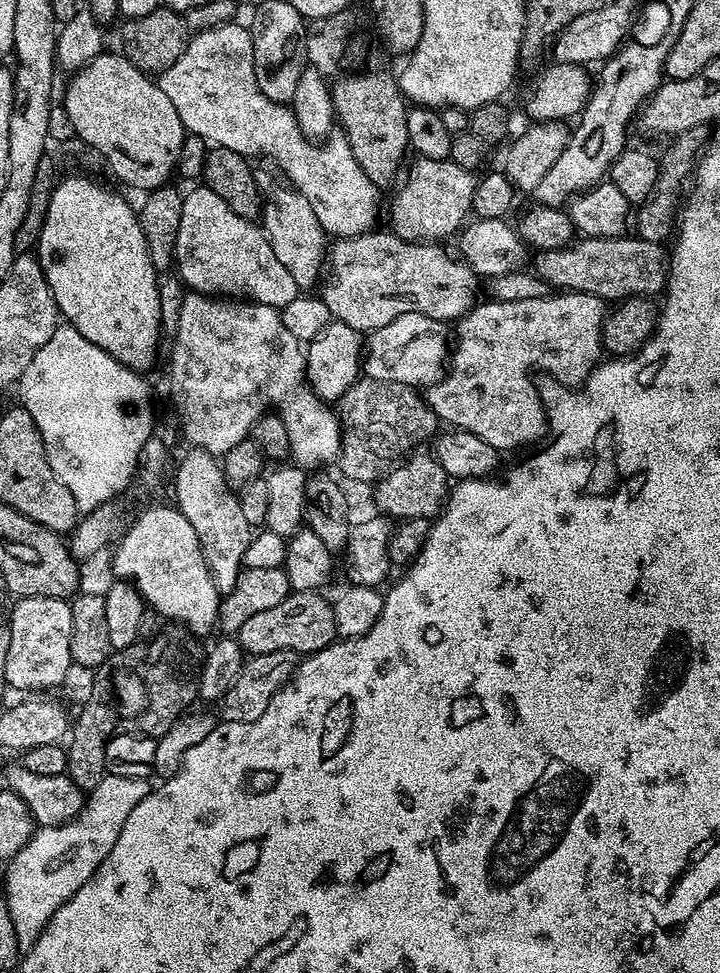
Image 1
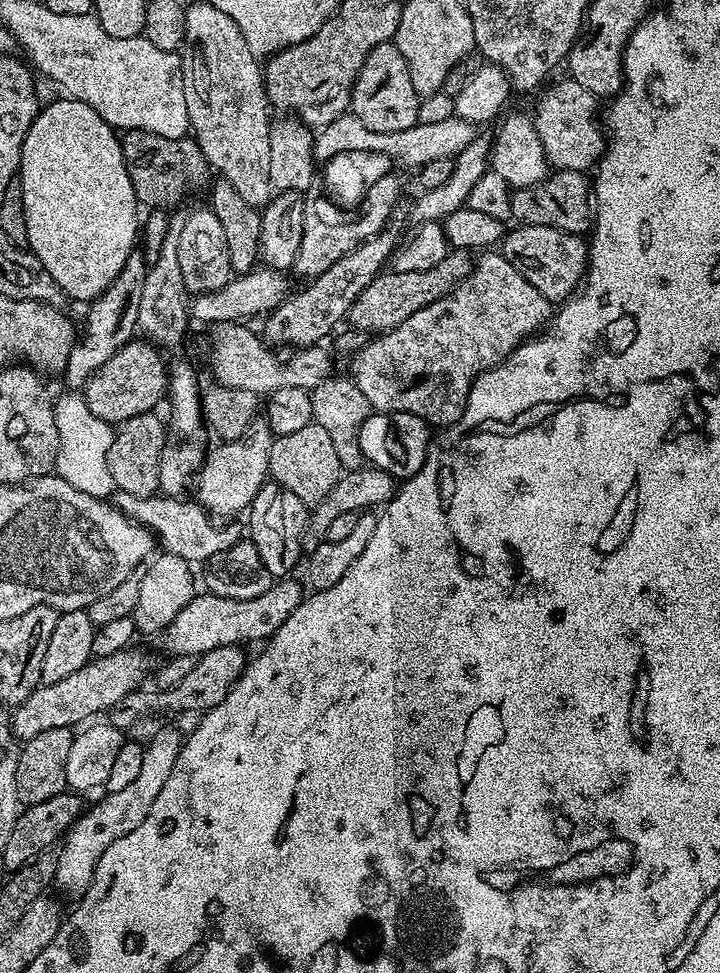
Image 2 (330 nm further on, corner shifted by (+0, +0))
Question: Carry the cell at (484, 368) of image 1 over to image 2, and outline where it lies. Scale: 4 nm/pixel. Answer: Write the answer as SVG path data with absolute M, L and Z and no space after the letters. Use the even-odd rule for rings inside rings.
M488 250L481 256L484 257L475 261L471 274L457 284L453 292L447 292L438 302L430 302L430 306L410 314L410 318L397 328L388 329L379 338L369 339L352 356L350 379L362 394L366 394L366 402L377 413L414 414L429 426L437 424L440 430L456 424L466 410L472 383L484 372L498 367L518 345L535 337L545 327L550 316L548 300L542 298L542 294L538 294L499 251Z

